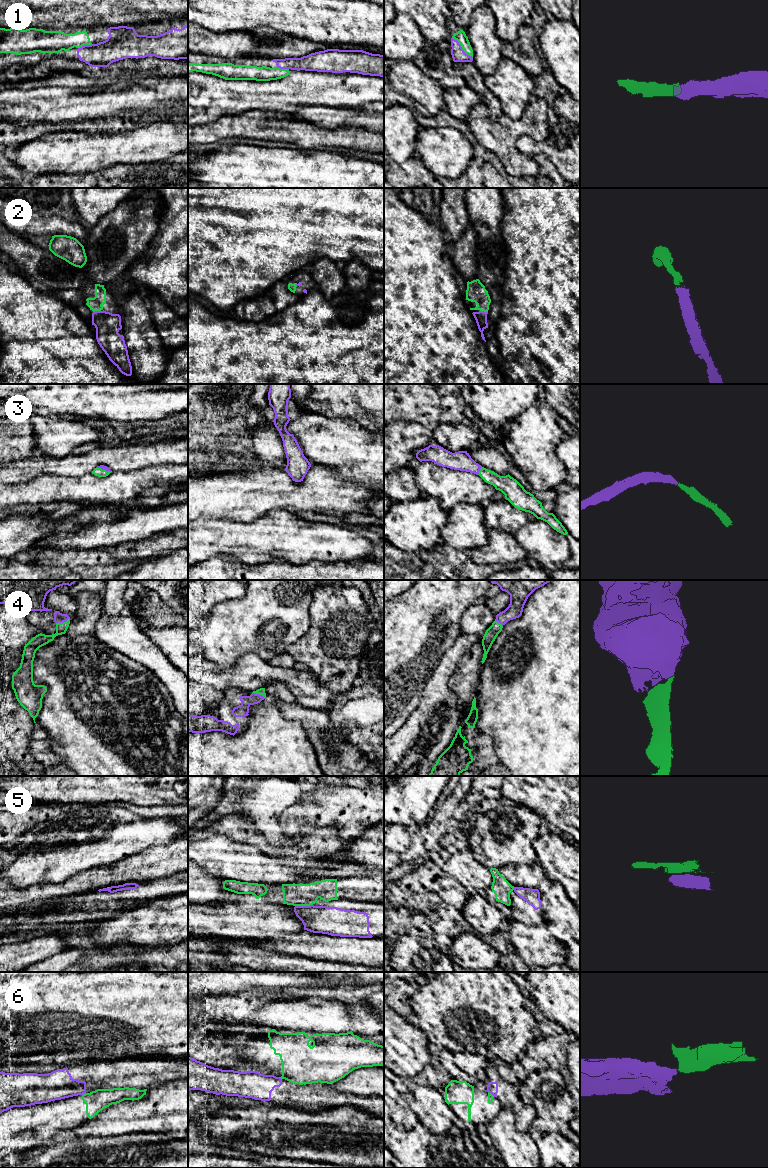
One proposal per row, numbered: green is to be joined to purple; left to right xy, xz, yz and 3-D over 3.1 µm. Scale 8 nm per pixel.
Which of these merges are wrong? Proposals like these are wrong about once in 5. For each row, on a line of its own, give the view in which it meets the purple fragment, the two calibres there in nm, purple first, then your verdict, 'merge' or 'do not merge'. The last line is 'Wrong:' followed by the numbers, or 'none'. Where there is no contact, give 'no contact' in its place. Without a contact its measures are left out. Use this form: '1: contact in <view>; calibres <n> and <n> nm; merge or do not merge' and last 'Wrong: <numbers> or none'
1: contact in yz; calibres 110 and 90 nm; merge
2: contact in xy; calibres 200 and 110 nm; merge
3: contact in yz; calibres 150 and 140 nm; merge
4: contact in xy; calibres 80 and 100 nm; merge
5: contact in xz; calibres 220 and 180 nm; do not merge
6: contact in xy; calibres 240 and 170 nm; do not merge
Wrong: 5, 6

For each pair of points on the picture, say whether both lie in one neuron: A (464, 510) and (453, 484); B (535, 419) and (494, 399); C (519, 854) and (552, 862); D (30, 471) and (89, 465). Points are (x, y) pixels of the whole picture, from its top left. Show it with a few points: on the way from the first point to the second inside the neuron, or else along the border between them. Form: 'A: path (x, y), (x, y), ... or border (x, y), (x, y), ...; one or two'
A: border (480, 503), (457, 502), (448, 512); two
B: border (524, 412), (502, 425); two
C: border (538, 835), (533, 841), (537, 862); two
D: path (45, 465), (74, 465); one

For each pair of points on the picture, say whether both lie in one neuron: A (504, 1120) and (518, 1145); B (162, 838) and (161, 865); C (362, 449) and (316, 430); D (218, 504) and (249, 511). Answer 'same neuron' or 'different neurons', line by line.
A: same neuron
B: different neurons
C: same neuron
D: same neuron

